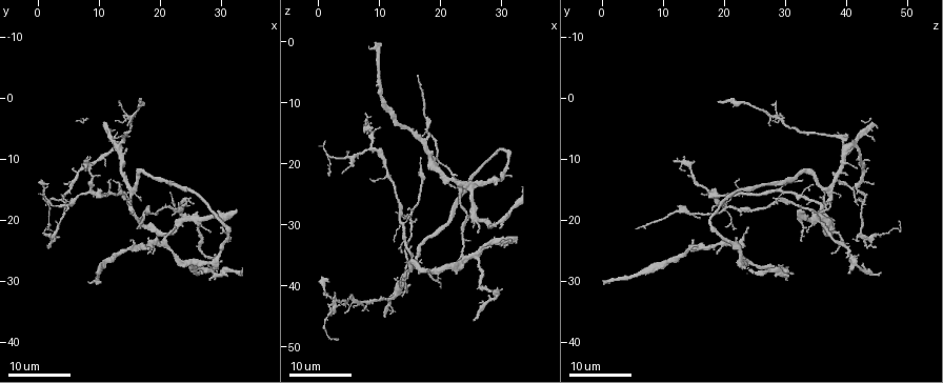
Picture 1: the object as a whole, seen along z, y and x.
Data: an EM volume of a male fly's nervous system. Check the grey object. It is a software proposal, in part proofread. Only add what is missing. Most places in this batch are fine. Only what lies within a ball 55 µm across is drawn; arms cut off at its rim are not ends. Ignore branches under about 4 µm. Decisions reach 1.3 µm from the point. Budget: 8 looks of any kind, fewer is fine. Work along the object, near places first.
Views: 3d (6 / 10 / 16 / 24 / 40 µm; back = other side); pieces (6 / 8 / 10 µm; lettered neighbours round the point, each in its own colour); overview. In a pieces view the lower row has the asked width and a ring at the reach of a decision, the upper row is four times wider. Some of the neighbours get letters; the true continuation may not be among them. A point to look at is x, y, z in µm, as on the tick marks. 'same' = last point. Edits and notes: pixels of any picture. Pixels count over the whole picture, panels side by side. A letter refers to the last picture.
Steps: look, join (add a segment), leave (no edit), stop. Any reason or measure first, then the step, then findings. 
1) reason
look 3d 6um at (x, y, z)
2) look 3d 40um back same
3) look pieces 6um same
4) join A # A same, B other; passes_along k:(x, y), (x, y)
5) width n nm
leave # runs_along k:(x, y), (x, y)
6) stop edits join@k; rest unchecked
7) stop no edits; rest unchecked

an open end
look 3d 16um at (22.5, 21.5, 24.0)

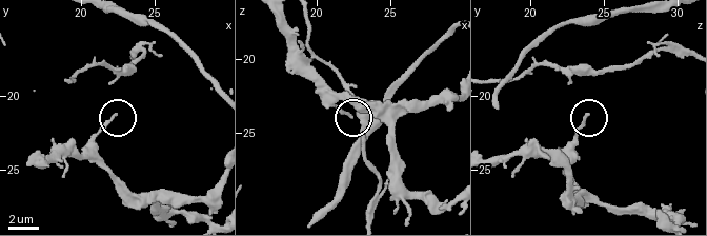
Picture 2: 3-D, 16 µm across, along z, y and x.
look pieces 6um at (22.2, 21.2, 24.0)

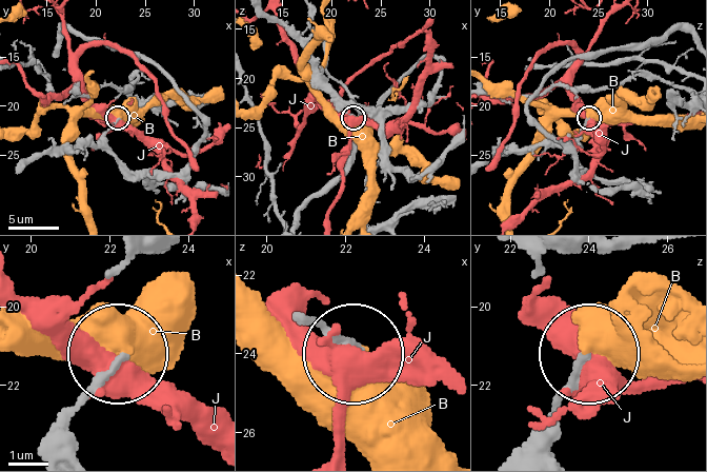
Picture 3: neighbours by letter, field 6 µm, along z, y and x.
width 160 nm
leave # B other, J other; none of them fits

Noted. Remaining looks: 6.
free end
look 3d 24um at (18.0, 24.5, 15.0)

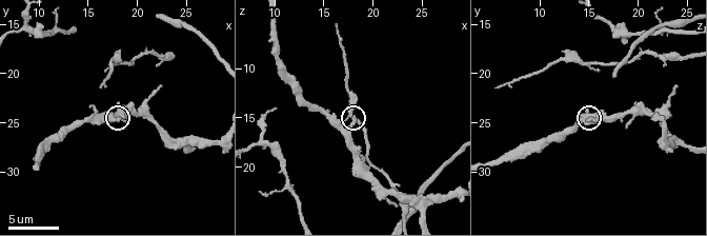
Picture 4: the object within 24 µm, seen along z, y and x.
look pieces 8um at (18.0, 24.8, 14.8)

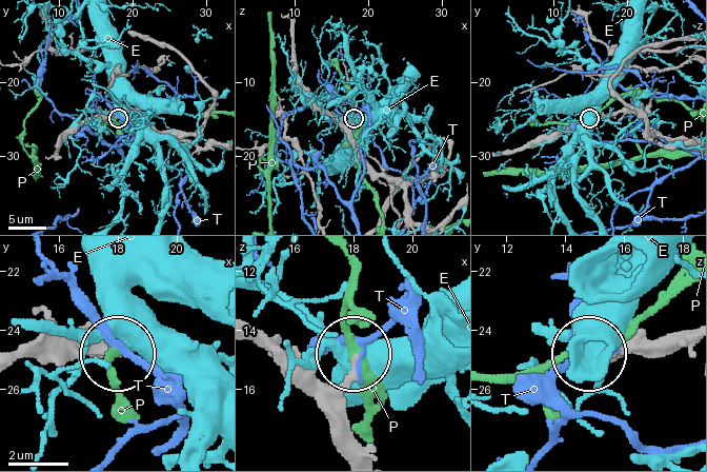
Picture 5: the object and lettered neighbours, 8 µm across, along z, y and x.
leave # E other, P other, T other; no lettered segment goes on from it

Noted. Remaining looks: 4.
an open end
look 3d 16um at (17.5, 25.0, 38.0)

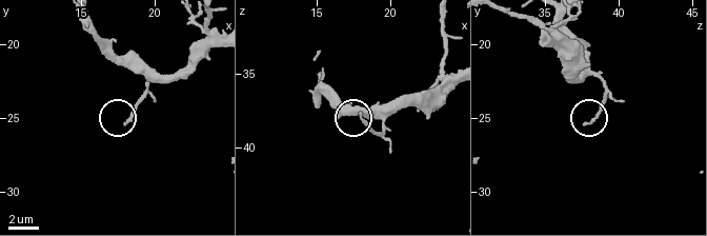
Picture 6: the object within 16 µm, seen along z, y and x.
look 3d 10um at (17.8, 25.4, 37.6)

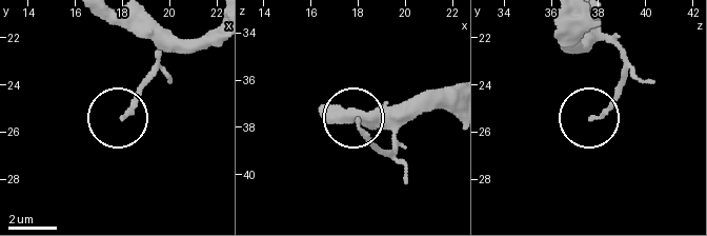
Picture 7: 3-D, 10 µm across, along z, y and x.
look pieces 10um at (18.0, 25.4, 37.7)

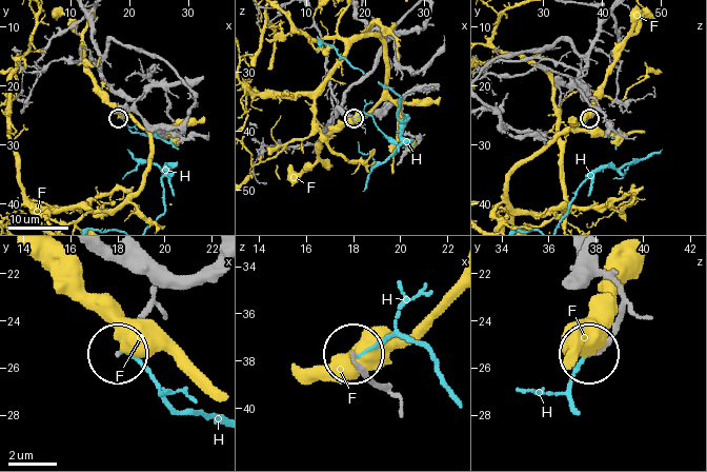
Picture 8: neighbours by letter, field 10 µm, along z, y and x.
leave # F other, H other; none of them fits

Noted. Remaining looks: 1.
stop no edits; rest unchecked

